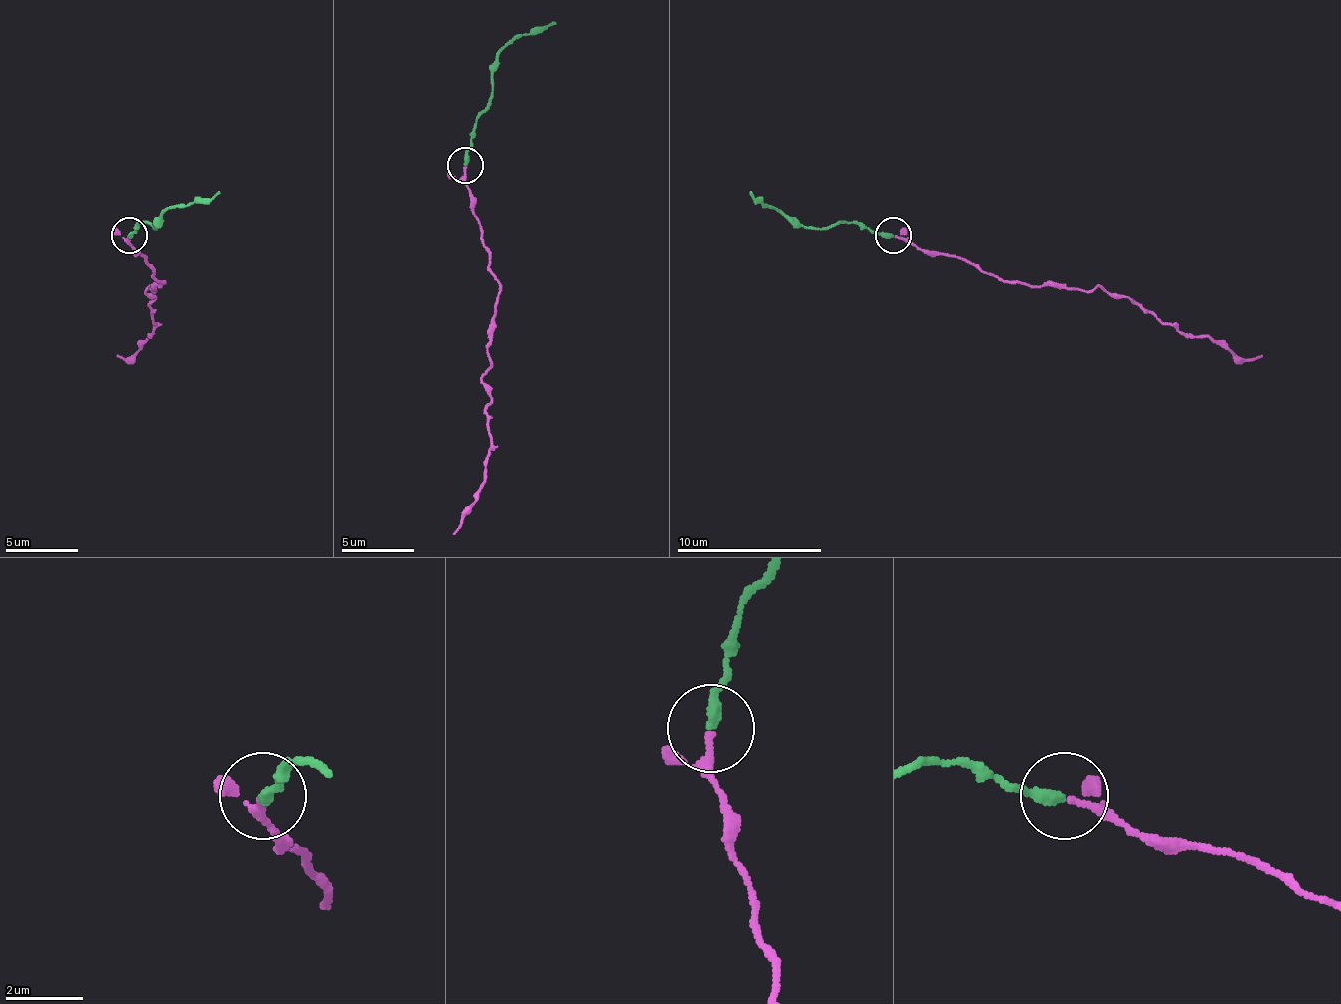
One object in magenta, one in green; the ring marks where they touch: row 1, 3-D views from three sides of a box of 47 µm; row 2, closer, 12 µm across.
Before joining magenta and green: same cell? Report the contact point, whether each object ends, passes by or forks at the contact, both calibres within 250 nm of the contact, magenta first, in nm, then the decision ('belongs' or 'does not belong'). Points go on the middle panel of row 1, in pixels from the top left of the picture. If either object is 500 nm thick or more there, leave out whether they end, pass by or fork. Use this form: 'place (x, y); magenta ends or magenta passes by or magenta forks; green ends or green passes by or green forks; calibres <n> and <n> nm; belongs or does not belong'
place (465, 165); magenta passes by; green ends; calibres 140 and 300 nm; belongs

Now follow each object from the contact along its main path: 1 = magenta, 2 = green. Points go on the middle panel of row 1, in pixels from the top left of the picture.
1: (466, 166), (488, 271), (499, 282), (481, 380), (492, 402), (492, 449), (484, 485), (452, 533)
2: (466, 166), (466, 151), (492, 97), (492, 64), (506, 46), (557, 24)

